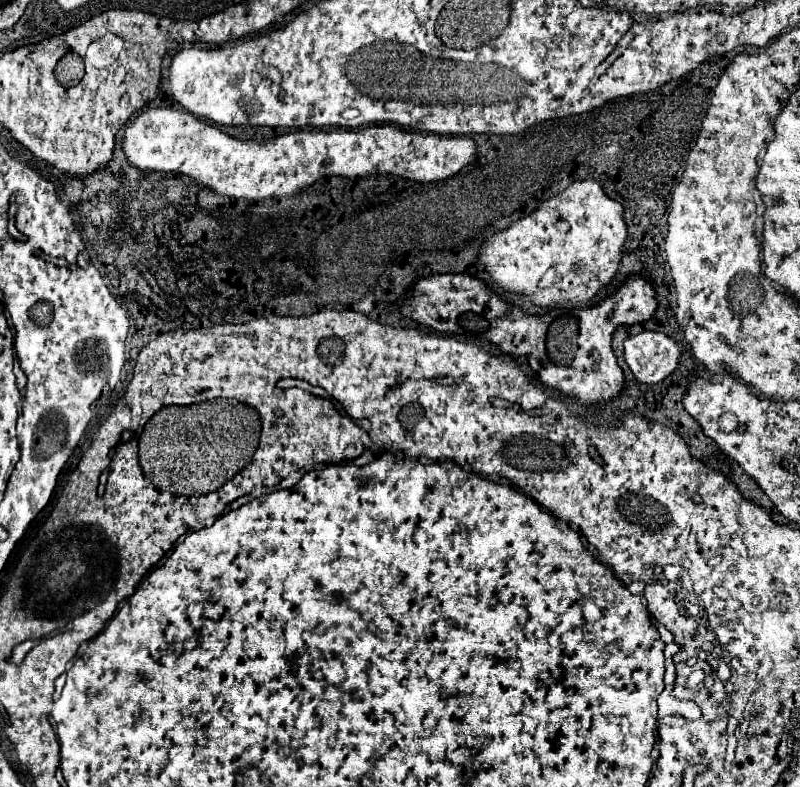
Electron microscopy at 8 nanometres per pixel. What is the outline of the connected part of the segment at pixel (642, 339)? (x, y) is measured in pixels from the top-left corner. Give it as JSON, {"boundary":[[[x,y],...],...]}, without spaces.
{"boundary":[[[642,331],[624,341],[624,359],[640,383],[660,383],[678,367],[680,347],[658,331]]]}

